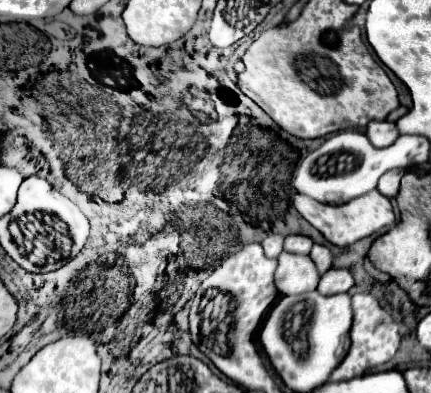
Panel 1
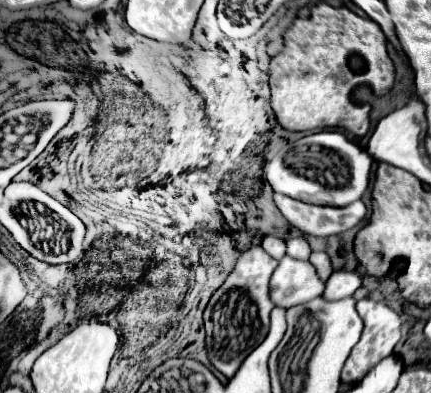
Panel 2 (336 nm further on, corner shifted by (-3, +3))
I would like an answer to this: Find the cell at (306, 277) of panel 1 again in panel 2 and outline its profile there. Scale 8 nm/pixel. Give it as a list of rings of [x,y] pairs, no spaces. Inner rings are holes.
[[[283,257],[271,277],[271,301],[277,307],[307,303],[323,293],[323,281],[309,261]]]

